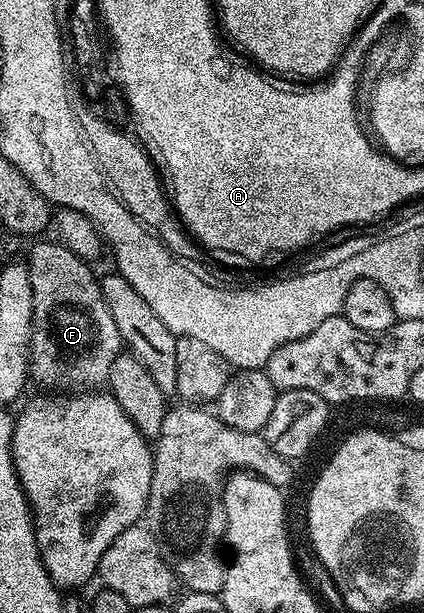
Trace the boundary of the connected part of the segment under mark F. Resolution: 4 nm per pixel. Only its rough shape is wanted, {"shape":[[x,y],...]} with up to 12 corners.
{"shape":[[39,238],[29,376],[99,390],[125,345],[92,265]]}

